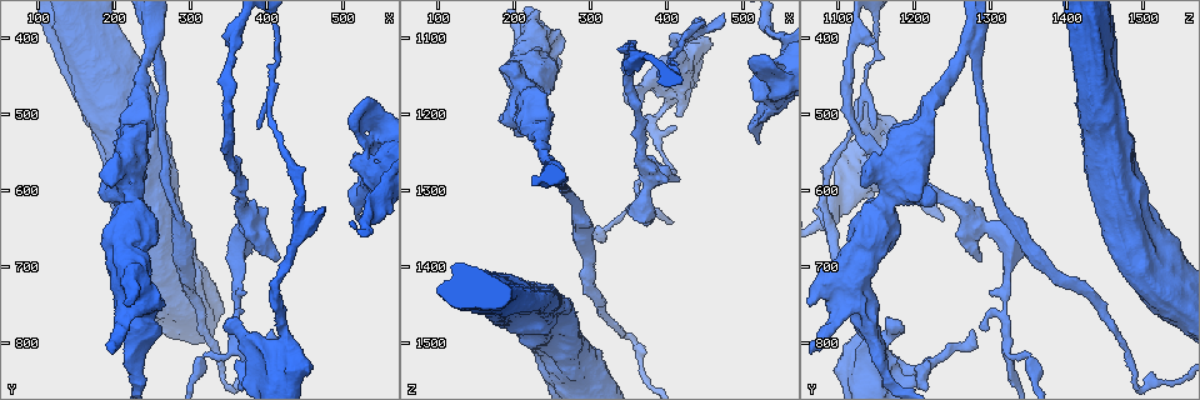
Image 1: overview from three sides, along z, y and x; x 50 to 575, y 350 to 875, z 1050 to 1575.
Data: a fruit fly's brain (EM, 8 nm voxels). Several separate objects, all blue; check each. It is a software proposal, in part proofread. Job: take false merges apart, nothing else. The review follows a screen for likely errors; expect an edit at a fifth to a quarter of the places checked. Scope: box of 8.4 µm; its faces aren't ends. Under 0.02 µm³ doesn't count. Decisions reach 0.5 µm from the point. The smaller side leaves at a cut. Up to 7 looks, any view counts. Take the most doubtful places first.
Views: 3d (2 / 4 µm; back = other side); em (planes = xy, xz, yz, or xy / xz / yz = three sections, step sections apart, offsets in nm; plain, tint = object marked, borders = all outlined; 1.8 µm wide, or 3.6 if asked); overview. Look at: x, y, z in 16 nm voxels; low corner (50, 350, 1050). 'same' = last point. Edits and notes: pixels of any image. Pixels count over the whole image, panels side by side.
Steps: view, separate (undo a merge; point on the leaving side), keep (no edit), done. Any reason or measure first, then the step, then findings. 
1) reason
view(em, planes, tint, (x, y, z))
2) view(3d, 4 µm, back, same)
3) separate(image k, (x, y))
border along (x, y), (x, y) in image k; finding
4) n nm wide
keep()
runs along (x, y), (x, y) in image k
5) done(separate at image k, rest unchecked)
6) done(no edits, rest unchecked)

abrupt turn
view(em, planes, tint, (245, 410, 1265))

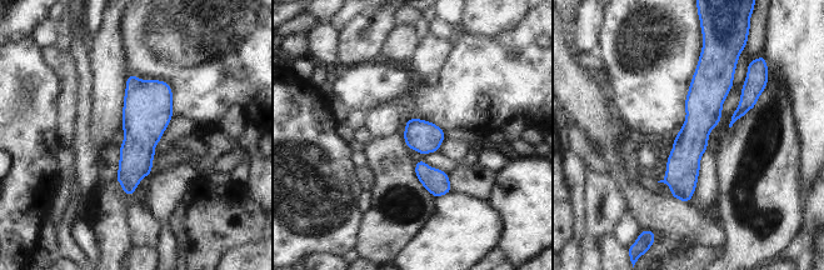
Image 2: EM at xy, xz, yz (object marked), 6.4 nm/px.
keep()
runs along (707, 59), (687, 199) in image 2; all the same neuron

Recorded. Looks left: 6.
sudden change in width
view(3d, 2 µm, (520, 530, 1140))

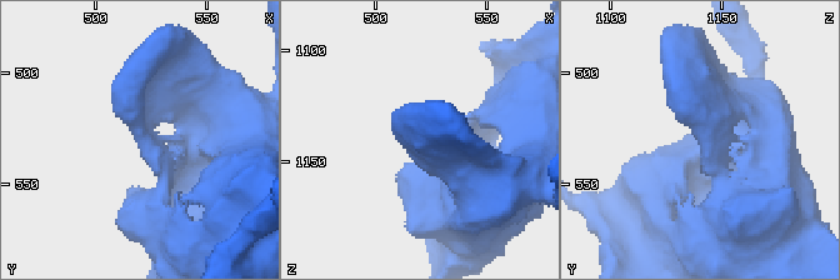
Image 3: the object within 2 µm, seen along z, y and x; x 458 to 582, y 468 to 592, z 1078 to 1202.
now the EM
view(em, planes, tint, (519, 528, 1141))

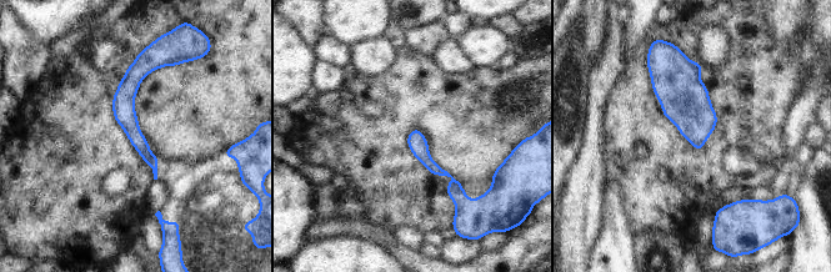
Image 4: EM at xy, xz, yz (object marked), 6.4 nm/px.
130 nm wide
keep()
runs along (139, 63), (128, 121), (154, 166) in image 4; all the same neuron

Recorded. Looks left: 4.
thick turns thin
view(em, 3.6 µm, planes, tint, (405, 845, 1155))

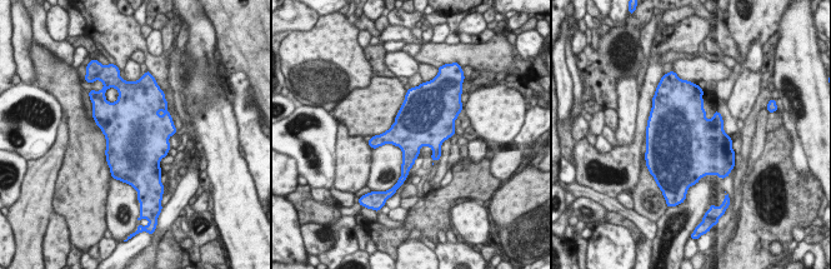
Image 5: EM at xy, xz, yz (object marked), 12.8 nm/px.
keep()
all the same neuron

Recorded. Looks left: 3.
done(no edits, rest unchecked)

